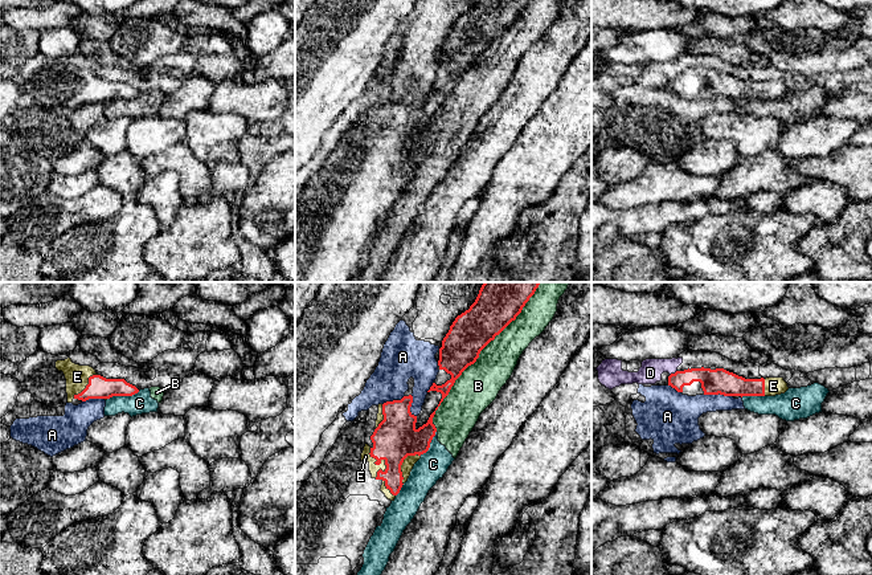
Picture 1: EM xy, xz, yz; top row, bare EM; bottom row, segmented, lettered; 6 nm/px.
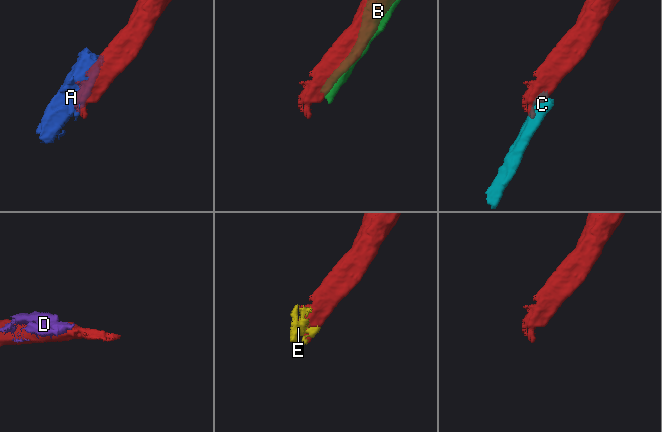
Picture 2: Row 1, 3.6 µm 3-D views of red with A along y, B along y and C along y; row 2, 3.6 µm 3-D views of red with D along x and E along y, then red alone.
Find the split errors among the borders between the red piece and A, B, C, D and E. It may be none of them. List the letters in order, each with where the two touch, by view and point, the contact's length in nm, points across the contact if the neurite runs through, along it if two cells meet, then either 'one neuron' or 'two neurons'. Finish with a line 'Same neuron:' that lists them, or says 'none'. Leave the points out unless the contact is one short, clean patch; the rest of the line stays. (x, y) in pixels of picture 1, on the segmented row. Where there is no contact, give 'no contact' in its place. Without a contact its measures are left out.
A: yz (719, 392) | 180 nm | two neurons
B: xz (478, 357) | 1100 nm | two neurons
C: xy (123, 395) | 200 nm | along xy (139, 391), (131, 395), (113, 395), (107, 399) | two neurons
D: yz (672, 374) | 60 nm | two neurons
E: xz (383, 459) | 190 nm | one neuron
Same neuron: E

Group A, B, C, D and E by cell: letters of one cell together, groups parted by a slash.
A / B C / D / E

